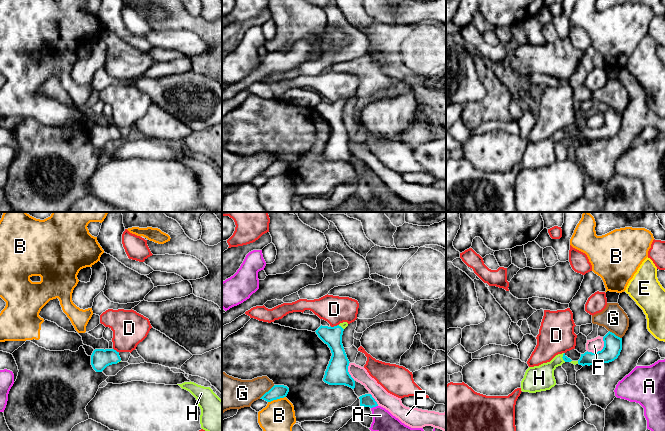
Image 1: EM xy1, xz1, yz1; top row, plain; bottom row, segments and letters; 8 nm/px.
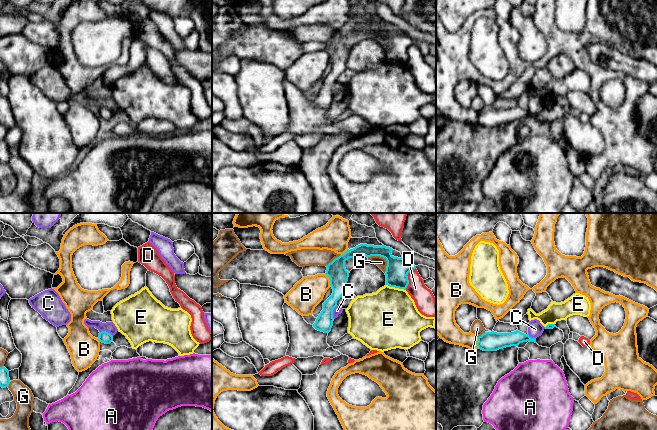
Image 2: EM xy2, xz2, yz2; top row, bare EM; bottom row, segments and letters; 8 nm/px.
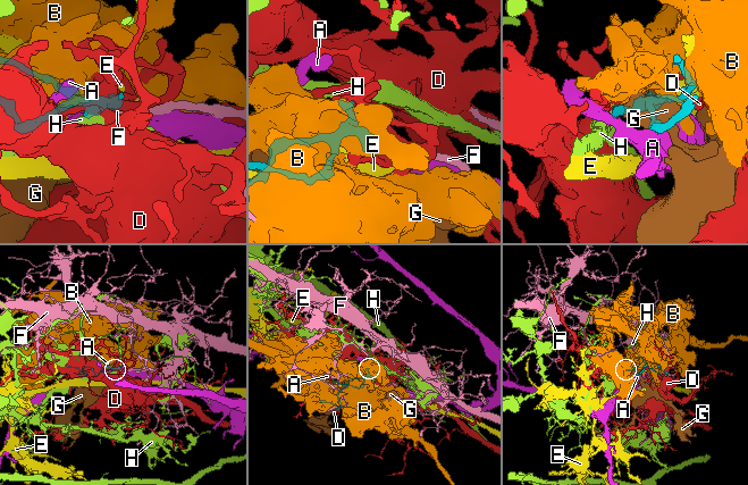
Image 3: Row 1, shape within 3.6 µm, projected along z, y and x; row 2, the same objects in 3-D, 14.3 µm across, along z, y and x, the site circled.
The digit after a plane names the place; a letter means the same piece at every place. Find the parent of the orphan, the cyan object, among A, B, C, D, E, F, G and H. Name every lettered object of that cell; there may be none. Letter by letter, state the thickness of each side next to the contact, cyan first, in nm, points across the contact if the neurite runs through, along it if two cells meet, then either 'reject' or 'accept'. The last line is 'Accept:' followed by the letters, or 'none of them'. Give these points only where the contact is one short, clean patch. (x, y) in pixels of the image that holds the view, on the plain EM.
A: 100/180 nm | reject
B: 110/280 nm | reject
C: 140/70 nm | reject
D: 190/160 nm | reject
E: 190/460 nm | reject
F: 140/110 nm | reject
G: 190/90 nm | reject
H: 50/200 nm | across yz1 (565, 134), (562, 133), (539, 154) | accept
Accept: H

